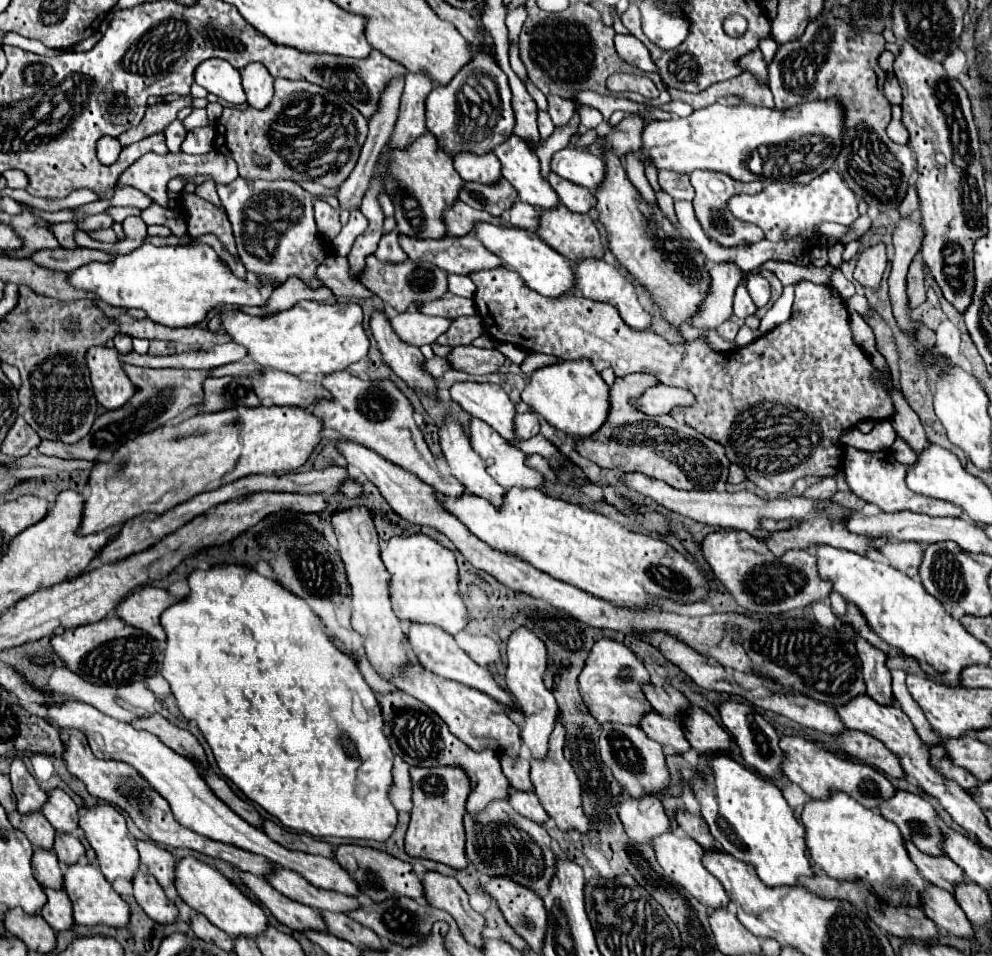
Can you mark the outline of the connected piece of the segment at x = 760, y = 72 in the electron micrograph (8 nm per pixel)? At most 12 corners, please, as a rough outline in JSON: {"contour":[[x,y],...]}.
{"contour":[[761,50],[737,62],[743,72],[767,84],[767,64]]}

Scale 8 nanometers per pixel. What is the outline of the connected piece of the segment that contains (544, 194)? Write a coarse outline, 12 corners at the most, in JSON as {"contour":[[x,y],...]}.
{"contour":[[511,134],[493,152],[523,202],[559,204],[529,142]]}

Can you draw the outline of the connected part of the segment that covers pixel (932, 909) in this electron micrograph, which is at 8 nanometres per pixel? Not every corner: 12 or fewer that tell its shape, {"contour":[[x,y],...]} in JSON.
{"contour":[[937,886],[921,894],[923,912],[959,938],[973,936],[973,924],[957,900]]}

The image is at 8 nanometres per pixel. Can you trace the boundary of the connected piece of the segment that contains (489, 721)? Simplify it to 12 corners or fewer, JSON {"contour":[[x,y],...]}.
{"contour":[[415,660],[393,686],[443,718],[471,750],[519,758],[501,704]]}

